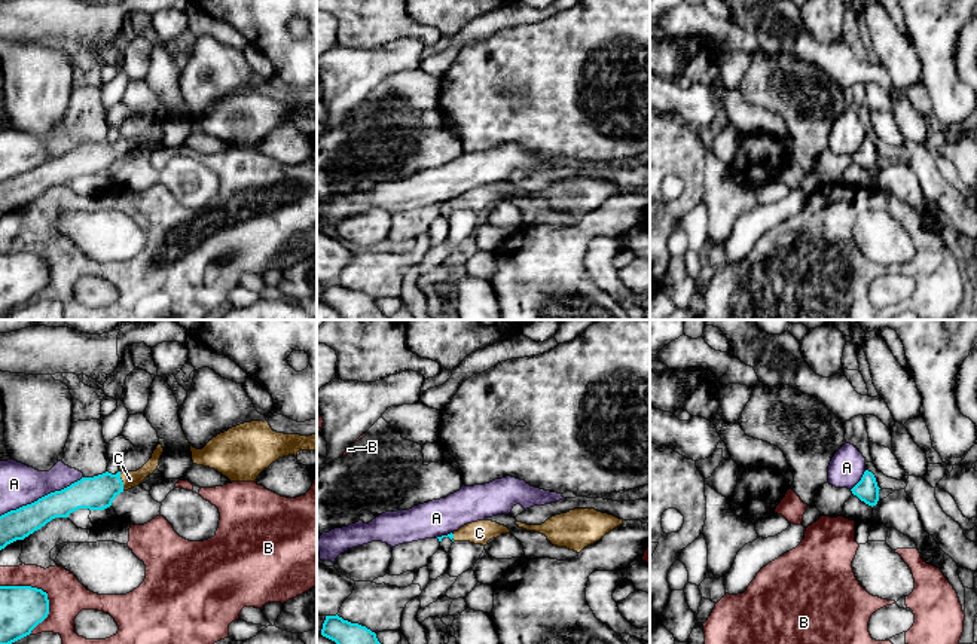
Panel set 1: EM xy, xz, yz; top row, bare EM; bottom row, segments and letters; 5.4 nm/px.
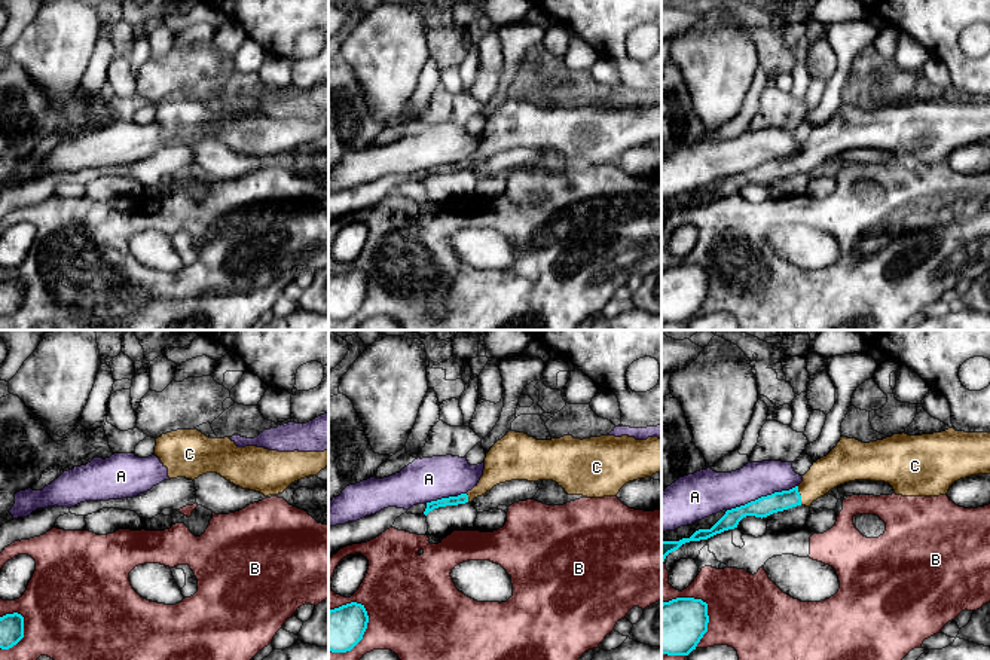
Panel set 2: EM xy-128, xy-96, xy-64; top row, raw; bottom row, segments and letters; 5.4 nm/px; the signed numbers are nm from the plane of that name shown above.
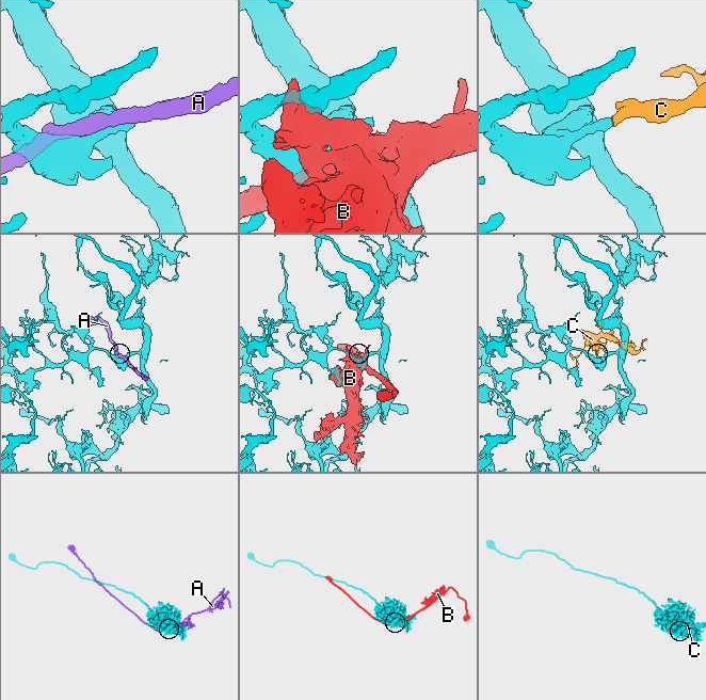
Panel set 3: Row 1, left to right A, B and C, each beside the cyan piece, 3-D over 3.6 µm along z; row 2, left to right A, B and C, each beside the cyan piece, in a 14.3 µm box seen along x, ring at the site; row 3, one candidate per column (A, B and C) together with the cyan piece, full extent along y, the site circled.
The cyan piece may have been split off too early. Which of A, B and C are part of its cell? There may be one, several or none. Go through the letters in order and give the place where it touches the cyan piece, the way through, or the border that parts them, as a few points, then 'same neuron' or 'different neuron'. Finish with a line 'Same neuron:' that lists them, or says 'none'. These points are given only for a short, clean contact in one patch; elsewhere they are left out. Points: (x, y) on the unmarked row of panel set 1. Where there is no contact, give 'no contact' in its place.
A: contact xy (42, 164); different neuron
B: contact xy (34, 255); different neuron
C: contact xy (121, 147); way xy (97, 159), (121, 147), (130, 146); same neuron
Same neuron: C

